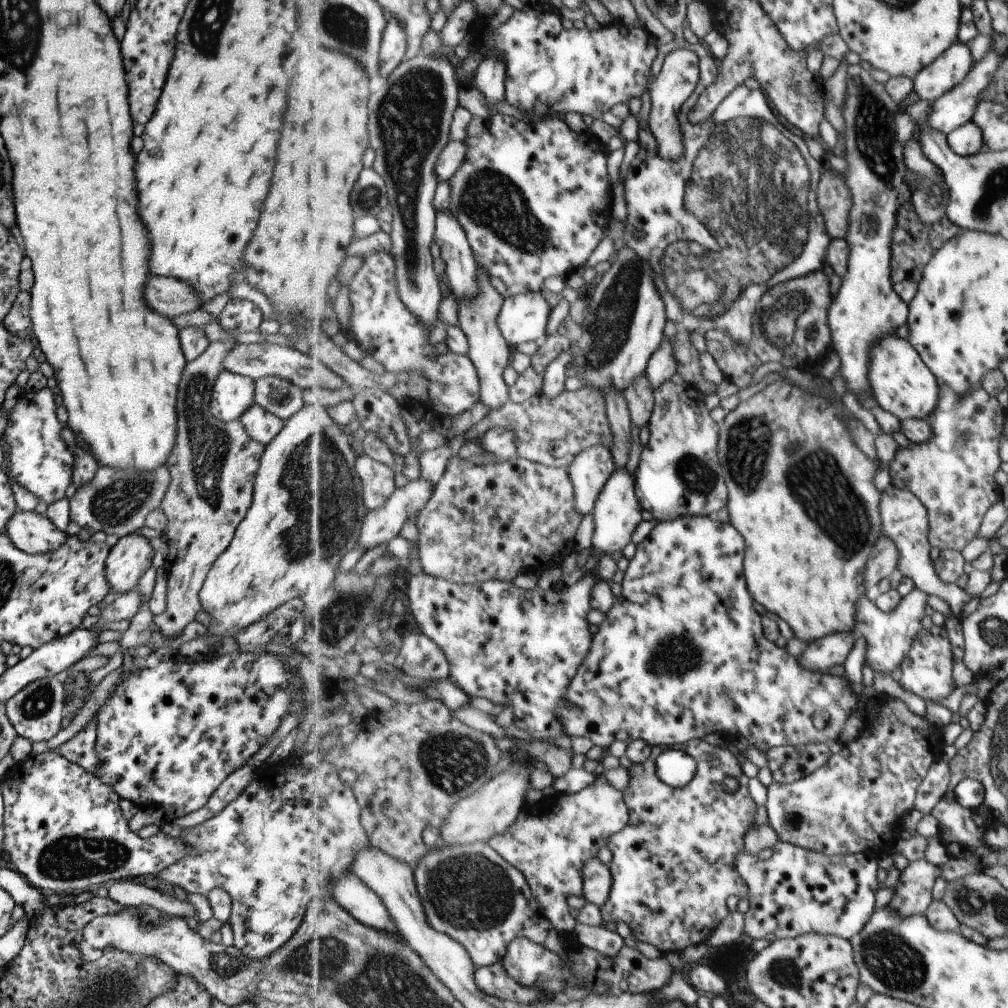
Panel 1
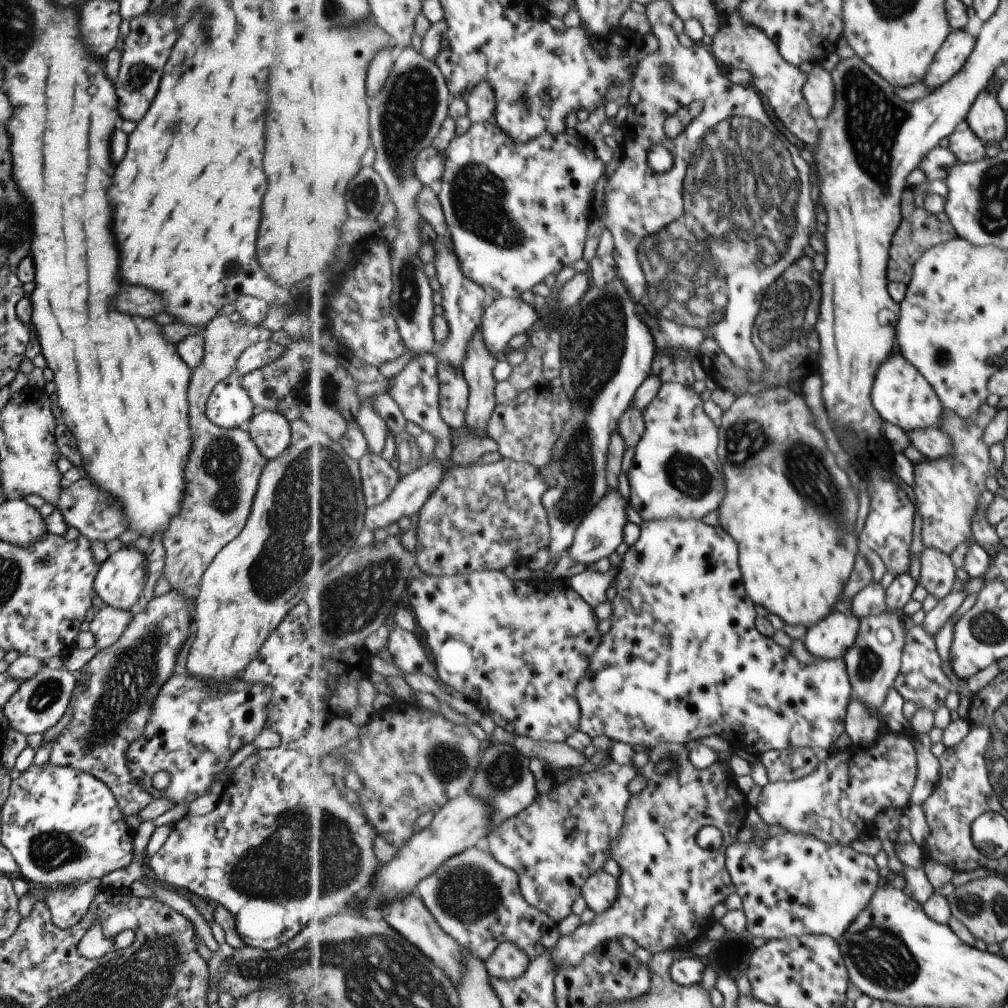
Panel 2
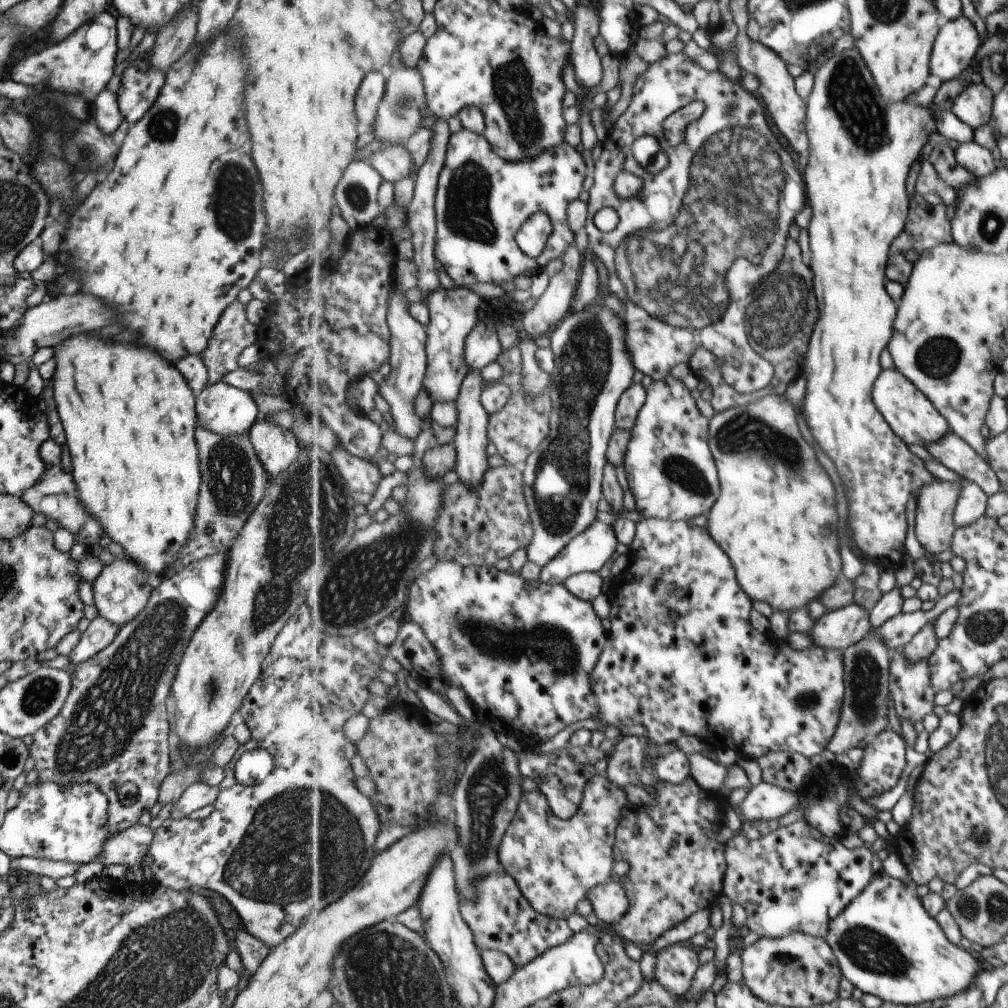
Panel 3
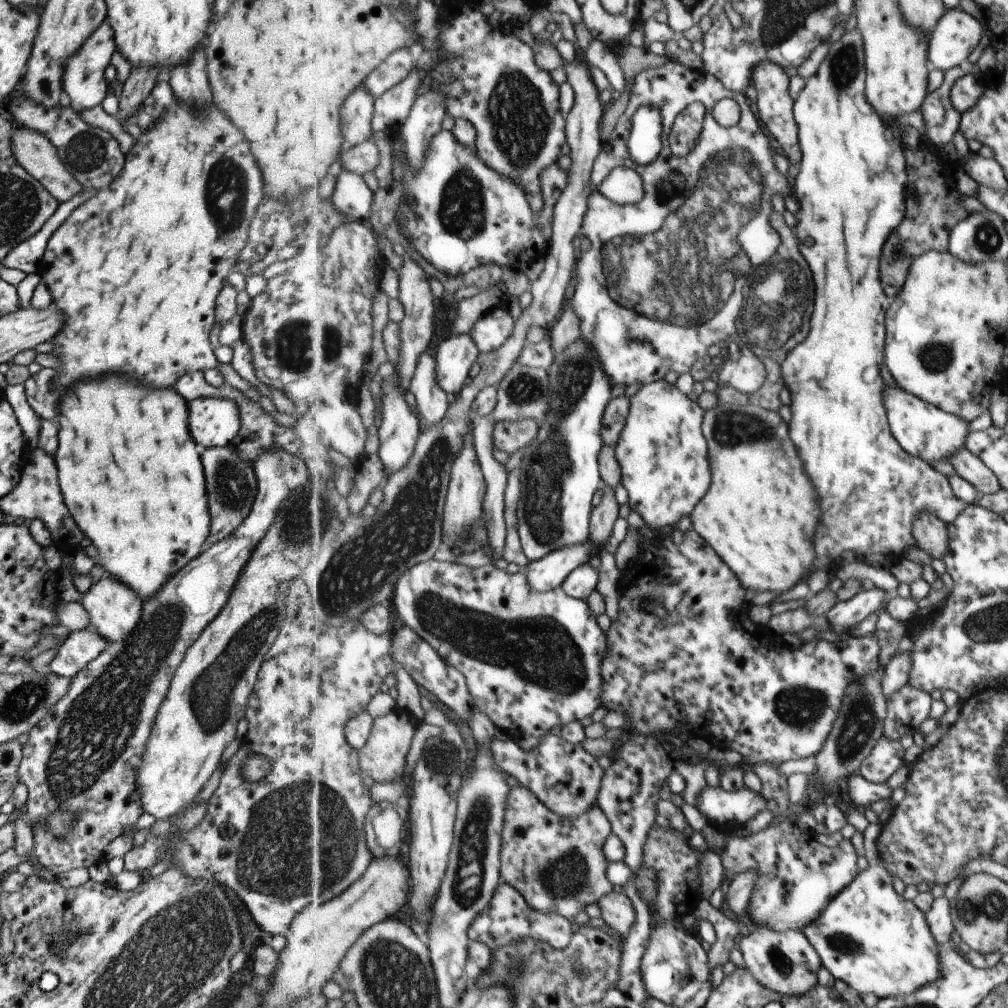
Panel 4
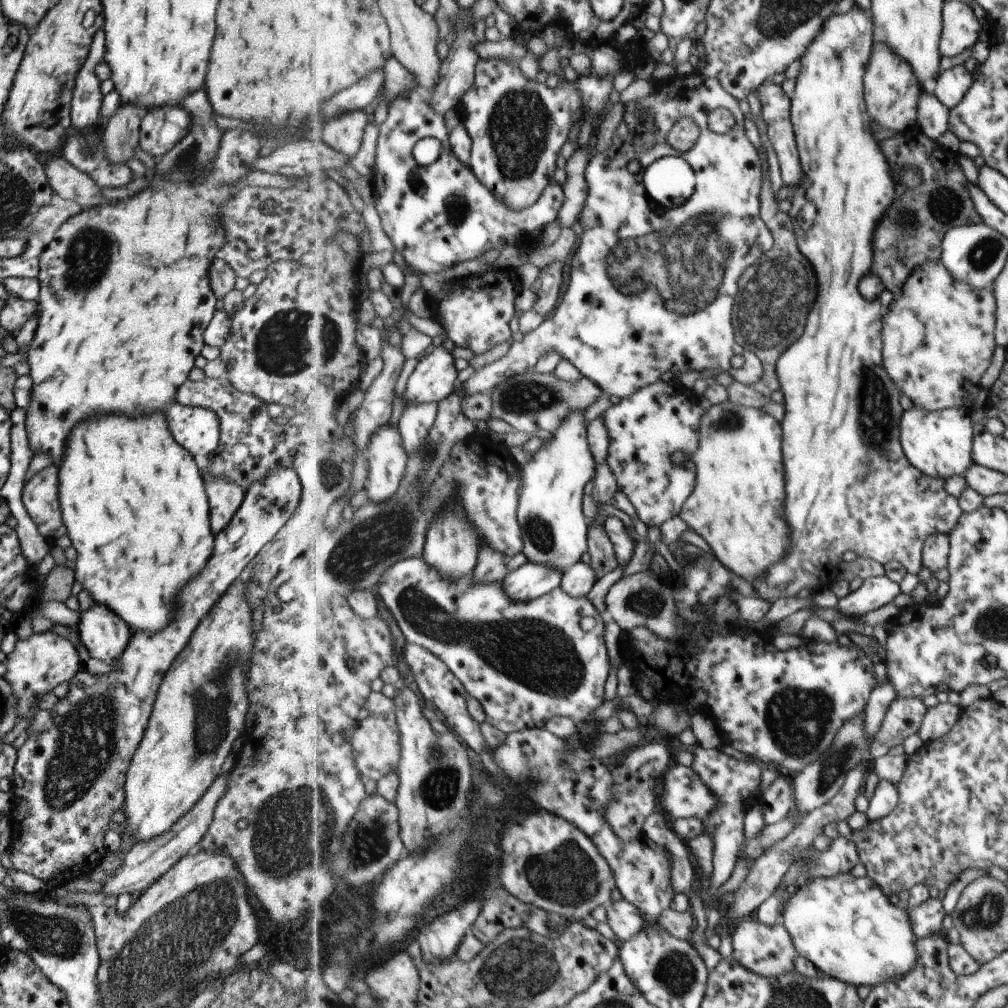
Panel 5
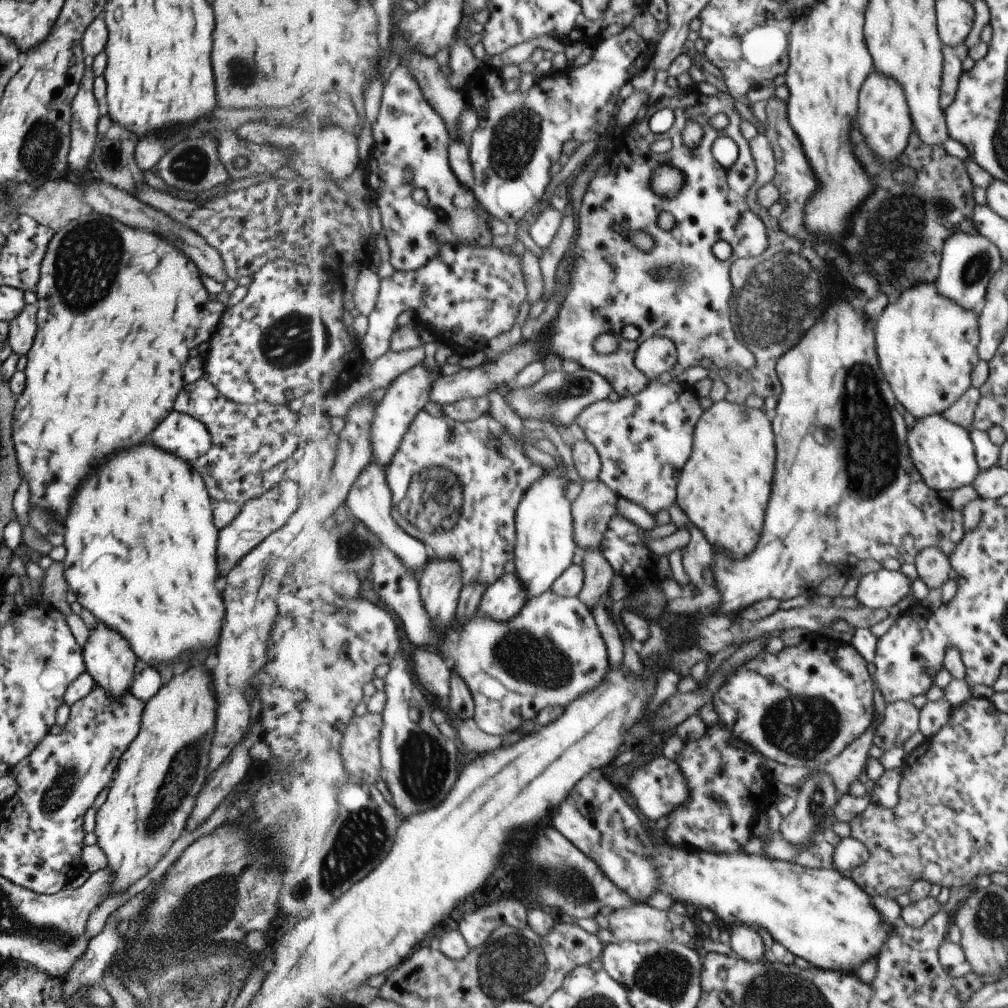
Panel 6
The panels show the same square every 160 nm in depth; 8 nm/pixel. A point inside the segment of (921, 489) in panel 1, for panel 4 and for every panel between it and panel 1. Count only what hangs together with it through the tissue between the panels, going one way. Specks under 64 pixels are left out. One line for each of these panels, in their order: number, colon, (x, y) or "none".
2: (947, 490)
3: (935, 528)
4: (933, 535)

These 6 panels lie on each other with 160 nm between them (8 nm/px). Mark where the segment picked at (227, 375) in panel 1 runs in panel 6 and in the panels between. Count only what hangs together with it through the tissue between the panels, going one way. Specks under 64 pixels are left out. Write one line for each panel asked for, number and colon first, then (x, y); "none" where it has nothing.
2: (228, 406)
3: (221, 408)
4: (212, 422)
5: (197, 429)
6: (179, 433)

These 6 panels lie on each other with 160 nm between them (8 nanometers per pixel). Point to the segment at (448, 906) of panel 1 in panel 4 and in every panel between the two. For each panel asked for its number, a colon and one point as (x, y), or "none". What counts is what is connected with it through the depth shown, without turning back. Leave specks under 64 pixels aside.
2: (478, 900)
3: (501, 918)
4: (508, 919)

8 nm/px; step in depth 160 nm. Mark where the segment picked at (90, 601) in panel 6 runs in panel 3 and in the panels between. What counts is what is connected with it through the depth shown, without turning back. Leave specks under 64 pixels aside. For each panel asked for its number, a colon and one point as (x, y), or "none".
3: (128, 417)
4: (128, 470)
5: (133, 504)

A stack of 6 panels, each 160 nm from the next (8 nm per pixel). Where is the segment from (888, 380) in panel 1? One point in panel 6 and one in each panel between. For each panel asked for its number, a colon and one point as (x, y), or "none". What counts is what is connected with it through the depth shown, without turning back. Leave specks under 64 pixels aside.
2: (902, 395)
3: (910, 412)
4: (924, 430)
5: (940, 443)
6: (944, 451)

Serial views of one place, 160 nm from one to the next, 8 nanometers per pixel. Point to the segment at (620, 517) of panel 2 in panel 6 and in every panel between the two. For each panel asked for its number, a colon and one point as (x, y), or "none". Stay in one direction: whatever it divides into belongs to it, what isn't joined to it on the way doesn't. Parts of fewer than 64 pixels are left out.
3: (590, 551)
4: (545, 574)
5: (530, 581)
6: (503, 600)

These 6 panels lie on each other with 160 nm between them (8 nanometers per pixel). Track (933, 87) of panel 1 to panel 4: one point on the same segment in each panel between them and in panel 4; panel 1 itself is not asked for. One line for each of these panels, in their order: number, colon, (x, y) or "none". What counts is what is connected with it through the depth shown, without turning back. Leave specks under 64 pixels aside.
2: (952, 57)
3: (954, 50)
4: (955, 37)

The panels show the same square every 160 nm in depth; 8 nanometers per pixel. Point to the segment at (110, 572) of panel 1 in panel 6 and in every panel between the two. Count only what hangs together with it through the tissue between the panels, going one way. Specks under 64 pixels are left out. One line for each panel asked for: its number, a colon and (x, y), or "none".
2: (120, 579)
3: (120, 591)
4: (113, 609)
5: (104, 635)
6: (106, 658)

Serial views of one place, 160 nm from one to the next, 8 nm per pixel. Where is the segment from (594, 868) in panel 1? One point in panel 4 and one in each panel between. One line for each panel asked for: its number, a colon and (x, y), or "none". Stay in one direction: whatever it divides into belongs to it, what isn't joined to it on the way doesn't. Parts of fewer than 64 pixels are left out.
2: (600, 892)
3: (611, 901)
4: (617, 909)

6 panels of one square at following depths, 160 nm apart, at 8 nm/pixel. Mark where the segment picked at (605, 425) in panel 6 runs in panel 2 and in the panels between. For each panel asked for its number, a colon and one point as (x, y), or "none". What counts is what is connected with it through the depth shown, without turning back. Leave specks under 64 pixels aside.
2: (676, 473)
3: (671, 470)
4: (664, 454)
5: (647, 428)

